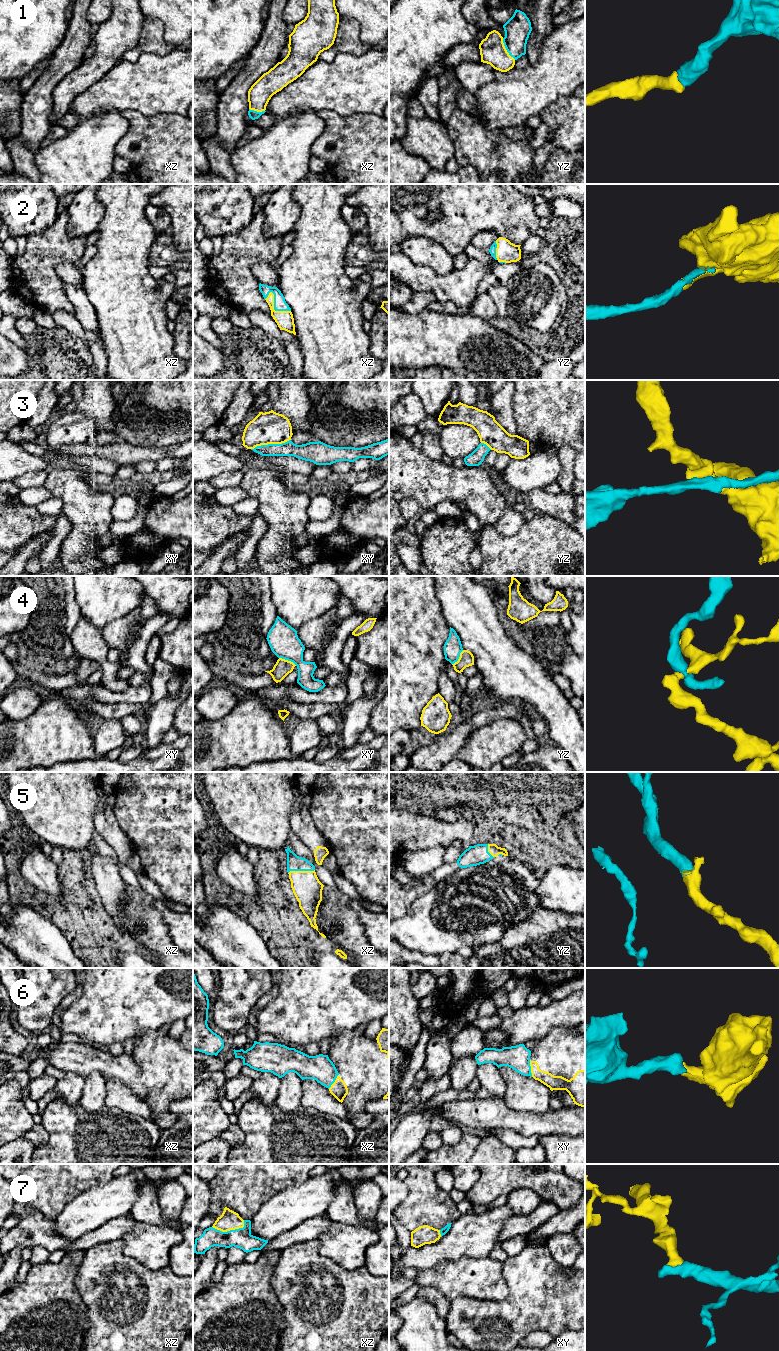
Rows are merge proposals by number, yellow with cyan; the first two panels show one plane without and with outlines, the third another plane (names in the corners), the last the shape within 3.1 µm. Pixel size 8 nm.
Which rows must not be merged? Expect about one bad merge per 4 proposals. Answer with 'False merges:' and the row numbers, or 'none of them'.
False merges: 3, 4

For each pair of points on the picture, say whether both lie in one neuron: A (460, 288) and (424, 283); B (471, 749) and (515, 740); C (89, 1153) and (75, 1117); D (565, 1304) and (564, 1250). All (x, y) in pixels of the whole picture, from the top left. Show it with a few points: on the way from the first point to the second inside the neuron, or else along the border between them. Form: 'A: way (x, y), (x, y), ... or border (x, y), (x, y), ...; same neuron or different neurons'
A: way (451, 287), (444, 287), (433, 283); same neuron
B: way (482, 749), (496, 740), (504, 740); same neuron
C: way (81, 1144), (75, 1135), (75, 1126); same neuron
D: border (549, 1250), (552, 1259), (559, 1266), (572, 1268); different neurons

